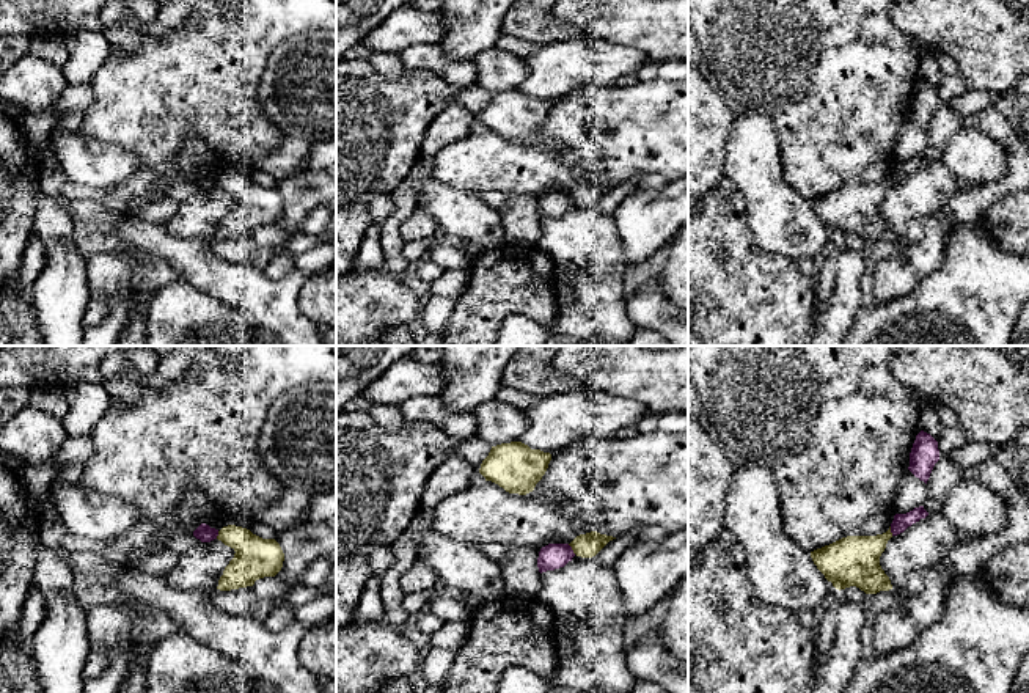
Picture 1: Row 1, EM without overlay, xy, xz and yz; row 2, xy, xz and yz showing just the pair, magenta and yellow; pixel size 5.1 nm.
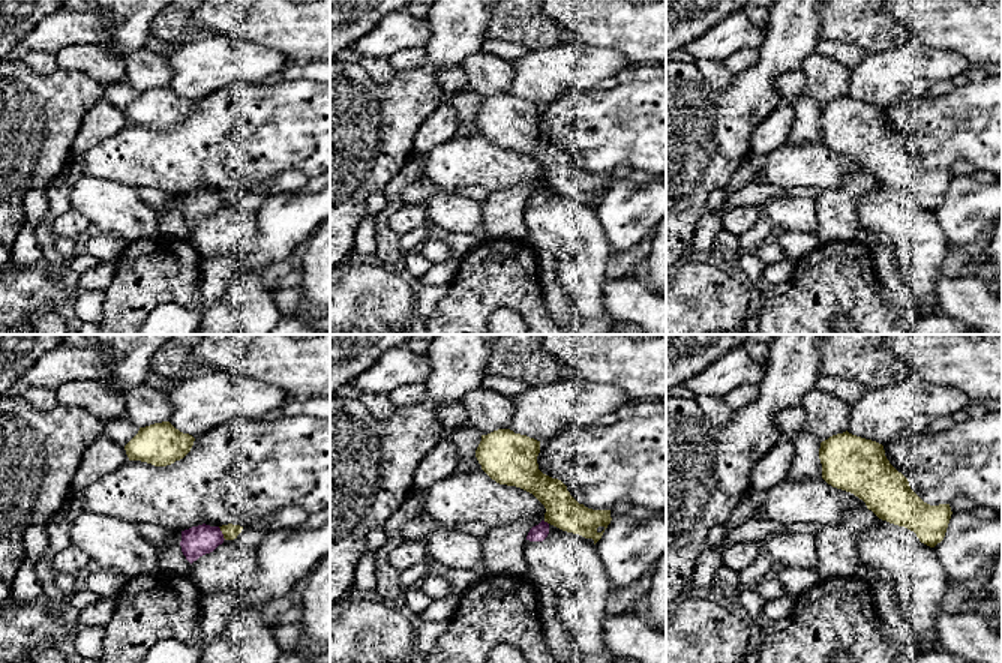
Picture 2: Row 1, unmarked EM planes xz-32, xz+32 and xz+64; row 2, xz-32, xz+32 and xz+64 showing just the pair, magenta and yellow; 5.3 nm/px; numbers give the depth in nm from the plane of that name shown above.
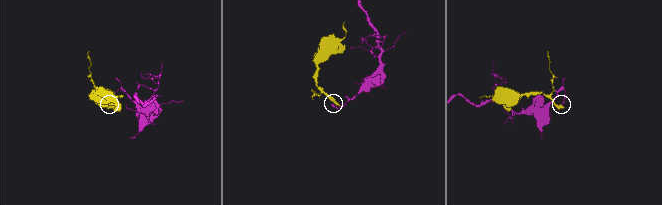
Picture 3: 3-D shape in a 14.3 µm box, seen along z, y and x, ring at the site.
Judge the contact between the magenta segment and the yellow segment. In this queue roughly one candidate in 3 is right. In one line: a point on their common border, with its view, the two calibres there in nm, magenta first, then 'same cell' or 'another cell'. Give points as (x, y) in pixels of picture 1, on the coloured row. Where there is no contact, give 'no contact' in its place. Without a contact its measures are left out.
xz (571, 549) | 130/130 nm | another cell

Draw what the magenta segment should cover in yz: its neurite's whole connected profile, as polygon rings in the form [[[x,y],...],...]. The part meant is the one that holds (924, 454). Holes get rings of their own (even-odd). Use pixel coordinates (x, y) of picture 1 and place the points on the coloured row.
[[[927,432],[916,435],[910,453],[908,470],[927,484],[935,464],[939,460],[938,442]]]

